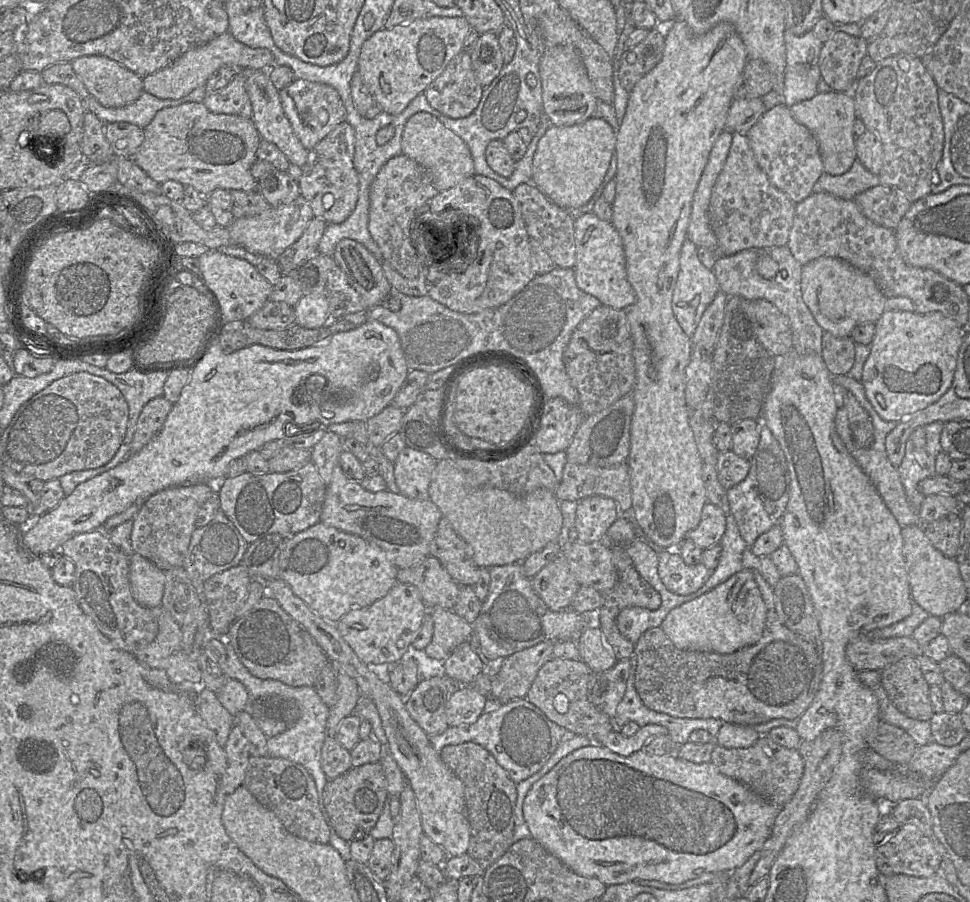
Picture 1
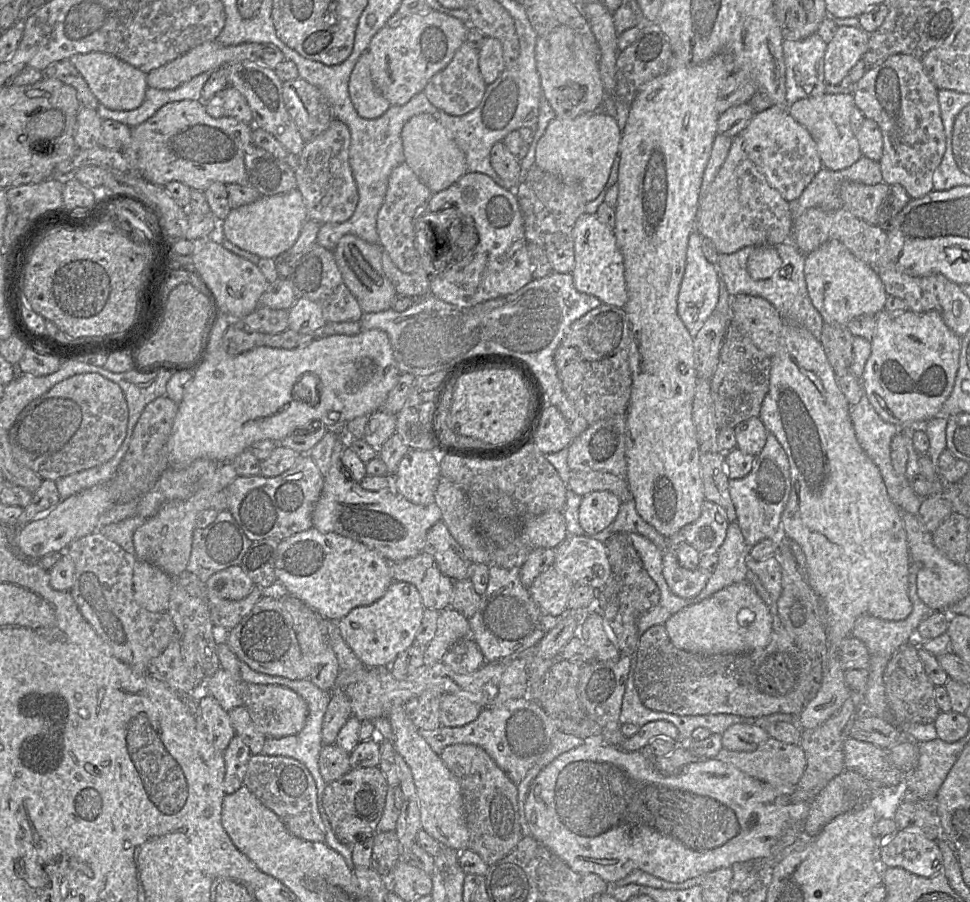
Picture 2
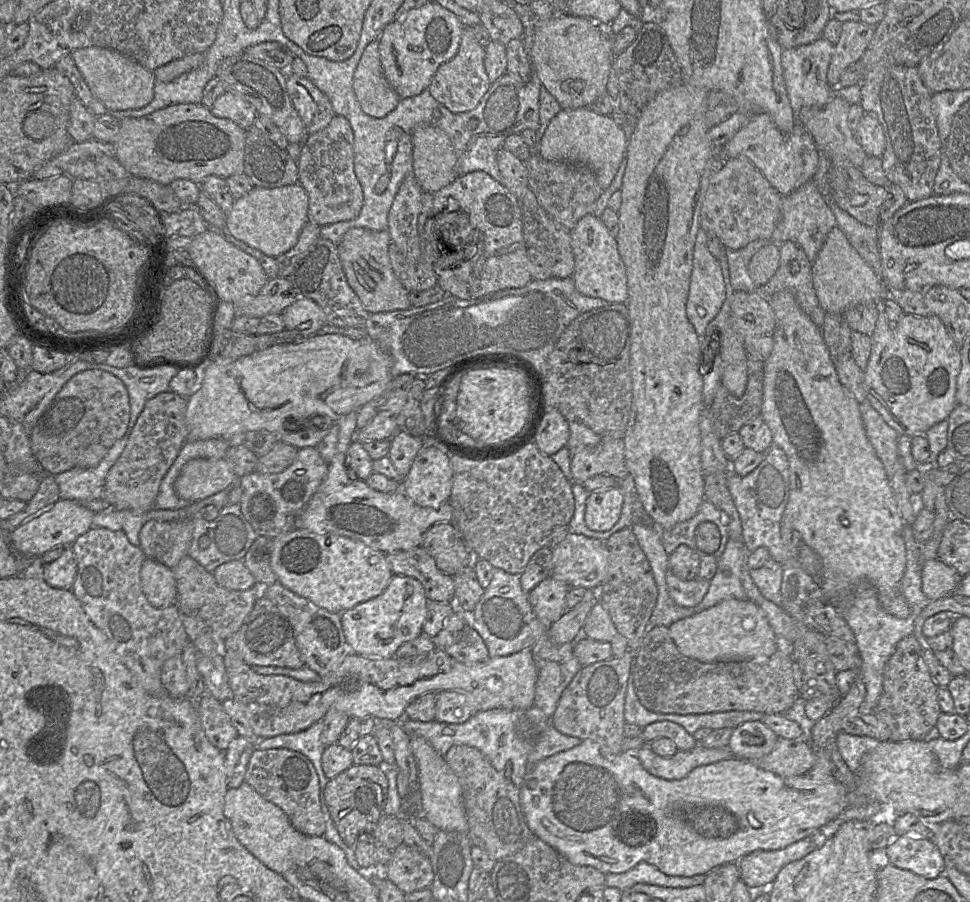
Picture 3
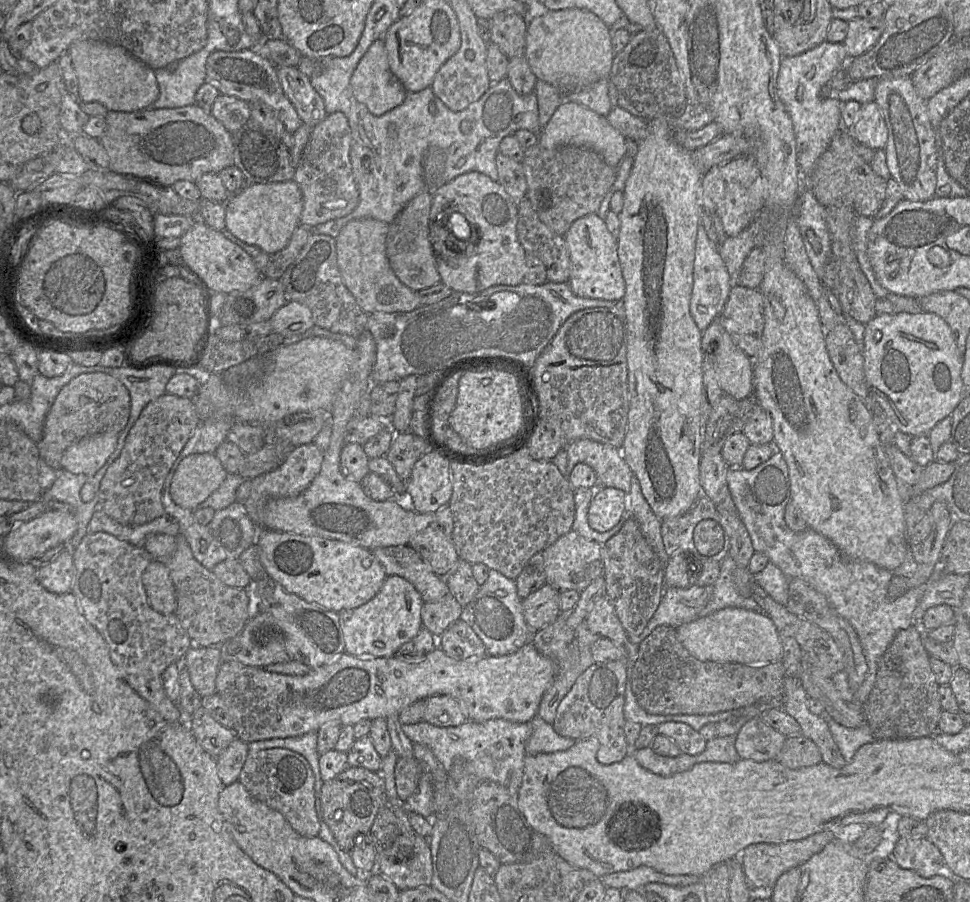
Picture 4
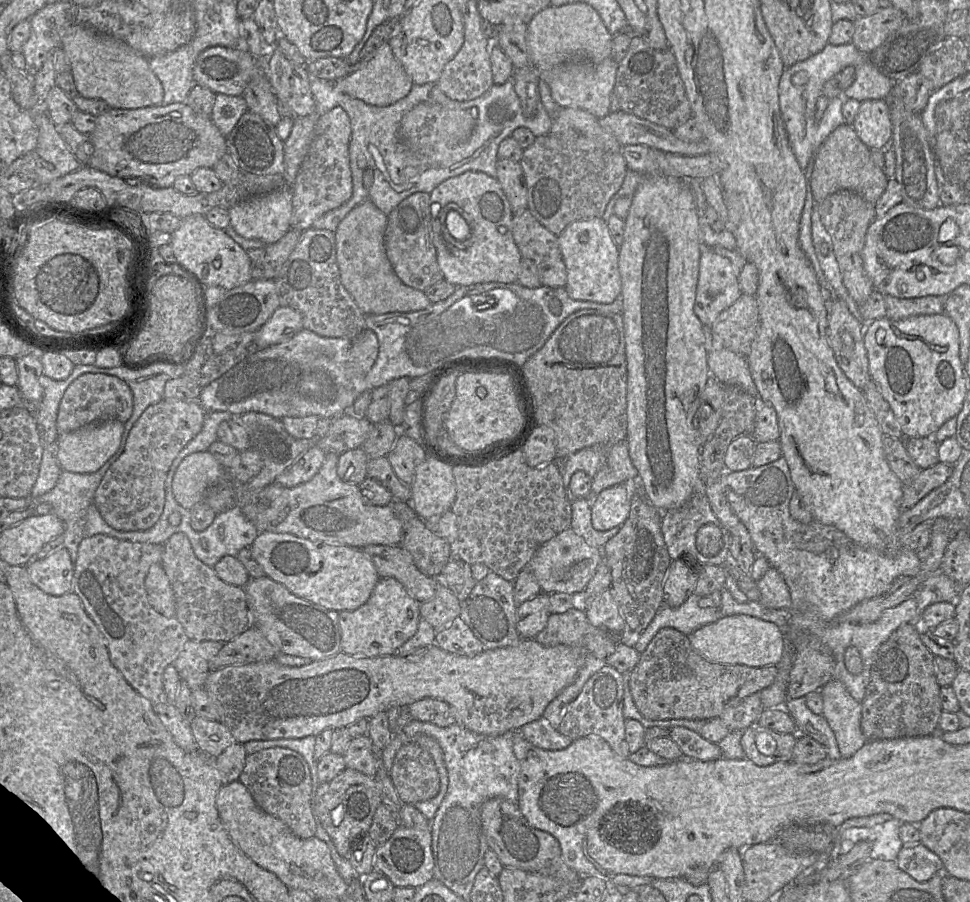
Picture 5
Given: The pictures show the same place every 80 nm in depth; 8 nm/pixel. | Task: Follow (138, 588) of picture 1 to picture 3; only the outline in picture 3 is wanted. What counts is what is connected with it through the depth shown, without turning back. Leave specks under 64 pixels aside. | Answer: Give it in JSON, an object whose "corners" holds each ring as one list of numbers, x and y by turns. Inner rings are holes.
{"corners":[[145,559,139,572,140,586,147,602,155,609,176,605,176,583,173,570]]}

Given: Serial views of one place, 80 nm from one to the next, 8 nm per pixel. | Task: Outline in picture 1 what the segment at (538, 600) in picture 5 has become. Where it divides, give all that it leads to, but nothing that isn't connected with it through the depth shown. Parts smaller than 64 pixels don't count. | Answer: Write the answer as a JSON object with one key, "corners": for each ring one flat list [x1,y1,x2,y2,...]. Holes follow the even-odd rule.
{"corners":[[562,555,544,566,531,581,536,594,552,611,571,608,573,598,580,588]]}

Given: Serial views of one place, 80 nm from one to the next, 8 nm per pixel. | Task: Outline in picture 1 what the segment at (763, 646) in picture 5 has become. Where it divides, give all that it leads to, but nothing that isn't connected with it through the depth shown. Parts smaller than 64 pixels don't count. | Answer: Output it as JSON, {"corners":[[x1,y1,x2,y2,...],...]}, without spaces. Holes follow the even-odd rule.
{"corners":[[743,568,710,591,673,608,660,628,678,649,731,654,759,641,767,611,752,569]]}

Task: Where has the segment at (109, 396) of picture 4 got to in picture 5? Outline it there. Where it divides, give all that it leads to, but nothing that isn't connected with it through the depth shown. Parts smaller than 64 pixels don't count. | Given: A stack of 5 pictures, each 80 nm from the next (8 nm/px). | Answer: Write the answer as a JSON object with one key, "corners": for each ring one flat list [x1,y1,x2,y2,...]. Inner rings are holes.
{"corners":[[82,374,67,387,61,398,56,420,58,437,92,423,107,420,126,423,132,412,133,394,124,380,106,374]]}

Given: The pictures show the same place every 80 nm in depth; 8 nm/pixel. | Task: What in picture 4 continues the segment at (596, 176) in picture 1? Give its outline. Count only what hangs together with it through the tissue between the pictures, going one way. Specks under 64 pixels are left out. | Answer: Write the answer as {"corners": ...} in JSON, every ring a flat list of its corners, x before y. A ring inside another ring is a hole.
{"corners":[[563,101,548,124,542,128,538,137,538,143,546,149,553,149,563,145,591,149,598,153,607,165,613,168,617,168,626,156,627,139,610,125,606,117,575,102]]}

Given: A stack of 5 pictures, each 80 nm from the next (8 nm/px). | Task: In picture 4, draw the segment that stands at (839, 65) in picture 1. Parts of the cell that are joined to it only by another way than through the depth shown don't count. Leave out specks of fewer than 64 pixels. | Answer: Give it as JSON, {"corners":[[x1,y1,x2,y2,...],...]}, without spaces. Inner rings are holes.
{"corners":[[856,17,848,21,847,35,843,41,848,58,856,58,871,49,884,28,884,17,873,19]]}

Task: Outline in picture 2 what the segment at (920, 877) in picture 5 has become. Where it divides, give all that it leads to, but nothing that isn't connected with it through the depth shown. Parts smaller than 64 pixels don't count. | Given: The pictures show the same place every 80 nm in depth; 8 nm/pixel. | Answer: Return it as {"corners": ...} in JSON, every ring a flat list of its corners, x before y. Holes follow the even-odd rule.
{"corners":[[898,830,879,847,883,867,900,867,918,876,931,878,943,870,943,858,937,842,917,831]]}

